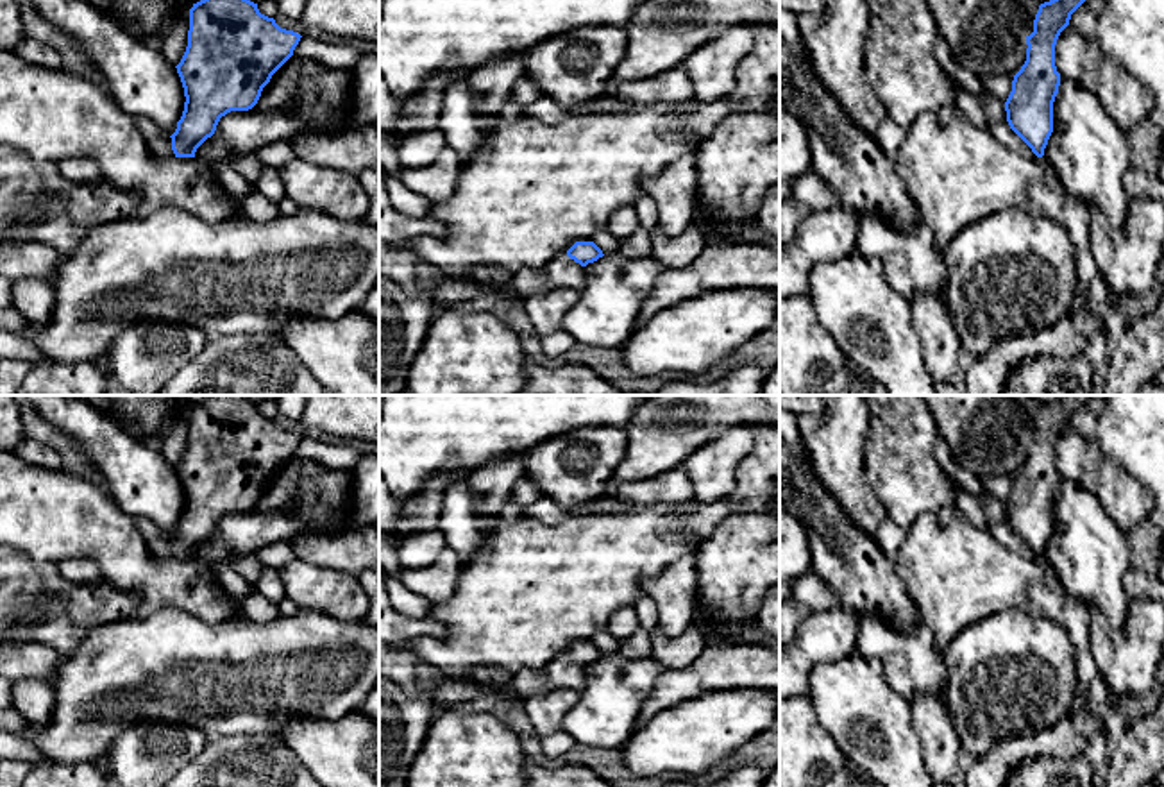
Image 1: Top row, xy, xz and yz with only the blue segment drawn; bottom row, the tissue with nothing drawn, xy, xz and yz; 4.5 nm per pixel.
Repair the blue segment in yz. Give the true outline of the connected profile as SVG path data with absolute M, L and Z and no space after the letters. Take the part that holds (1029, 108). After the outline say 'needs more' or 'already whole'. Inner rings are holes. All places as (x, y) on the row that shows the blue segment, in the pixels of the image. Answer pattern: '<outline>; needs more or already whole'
M1050 0L1039 5L1033 32L1026 36L1026 61L1014 75L1012 91L1005 102L1010 129L1037 157L1053 132L1053 102L1060 86L1055 66L1055 45L1069 25L1071 14L1085 0Z; already whole

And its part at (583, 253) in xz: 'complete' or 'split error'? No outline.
split error

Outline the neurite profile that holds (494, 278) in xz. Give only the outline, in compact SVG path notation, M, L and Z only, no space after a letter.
M477 267L472 270L470 279L485 288L492 288L499 297L511 299L510 295L510 274L497 267Z

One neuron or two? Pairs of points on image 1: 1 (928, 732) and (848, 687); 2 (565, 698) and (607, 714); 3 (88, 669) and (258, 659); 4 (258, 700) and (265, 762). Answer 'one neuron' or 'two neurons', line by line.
1: two neurons
2: two neurons
3: one neuron
4: two neurons

